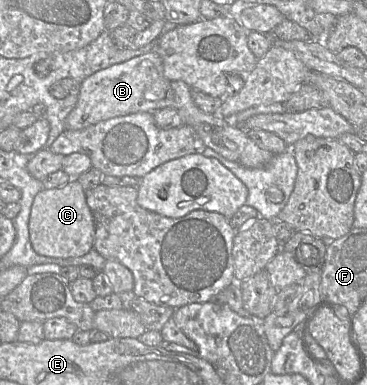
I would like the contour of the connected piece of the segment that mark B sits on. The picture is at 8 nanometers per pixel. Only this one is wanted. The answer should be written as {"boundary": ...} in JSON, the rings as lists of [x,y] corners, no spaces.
{"boundary":[[[156,51],[133,57],[88,76],[81,83],[78,101],[65,120],[65,130],[80,130],[110,118],[138,112],[153,113],[162,108],[175,109],[183,123],[191,126],[206,147],[247,168],[267,166],[274,154],[261,148],[240,126],[231,126],[219,114],[206,114],[194,103],[191,88],[183,81],[170,81],[163,73],[163,62]]]}

